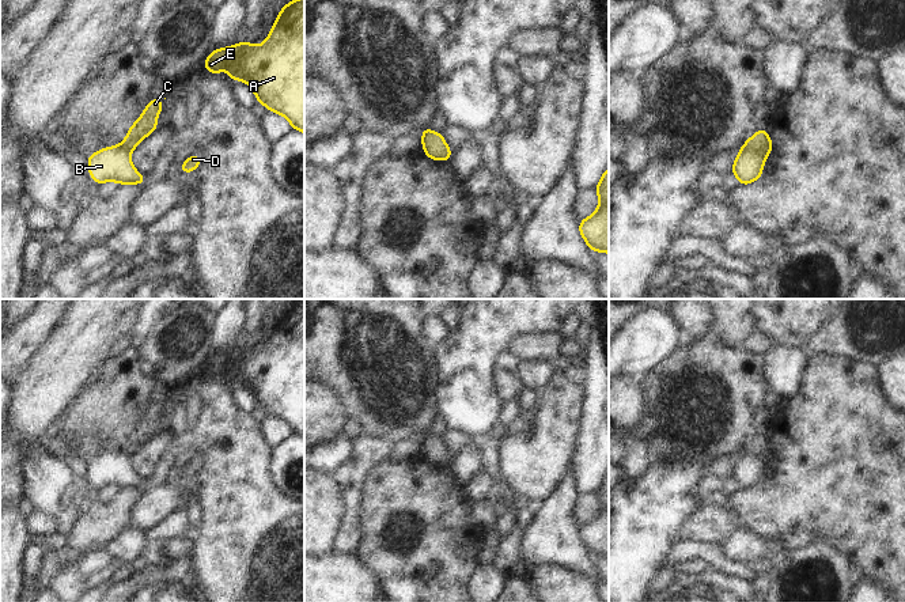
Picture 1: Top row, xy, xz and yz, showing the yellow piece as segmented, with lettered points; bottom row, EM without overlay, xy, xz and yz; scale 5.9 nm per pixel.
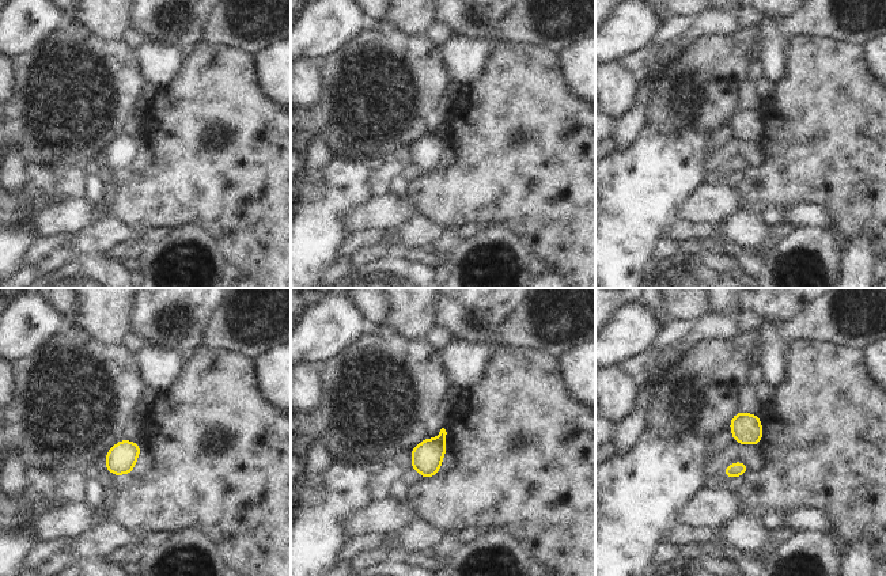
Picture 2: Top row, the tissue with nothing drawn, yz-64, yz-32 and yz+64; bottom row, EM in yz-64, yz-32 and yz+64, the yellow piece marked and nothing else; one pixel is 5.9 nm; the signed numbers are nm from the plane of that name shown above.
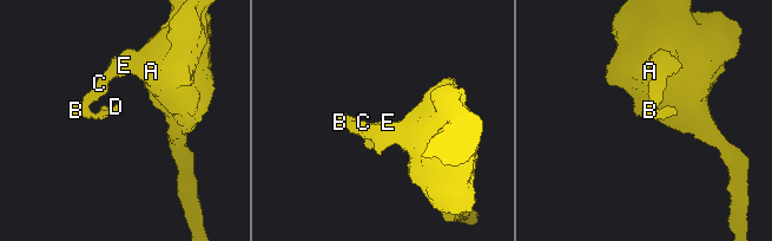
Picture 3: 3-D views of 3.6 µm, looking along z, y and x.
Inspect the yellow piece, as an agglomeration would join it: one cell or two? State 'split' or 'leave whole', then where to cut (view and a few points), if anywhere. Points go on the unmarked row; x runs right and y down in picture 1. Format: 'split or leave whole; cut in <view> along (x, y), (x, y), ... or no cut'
split; cut in yz along (745, 449), (767, 461)

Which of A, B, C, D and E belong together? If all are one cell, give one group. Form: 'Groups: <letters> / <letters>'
Groups: A C E / B D.

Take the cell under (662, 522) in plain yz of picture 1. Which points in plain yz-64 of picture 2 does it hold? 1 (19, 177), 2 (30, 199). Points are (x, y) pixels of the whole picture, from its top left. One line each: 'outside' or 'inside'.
1: outside
2: inside

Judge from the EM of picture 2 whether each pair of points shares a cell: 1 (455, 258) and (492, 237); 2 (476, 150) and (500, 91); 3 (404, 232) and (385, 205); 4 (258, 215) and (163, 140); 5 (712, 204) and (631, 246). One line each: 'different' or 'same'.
1: same
2: same
3: different
4: same
5: different

